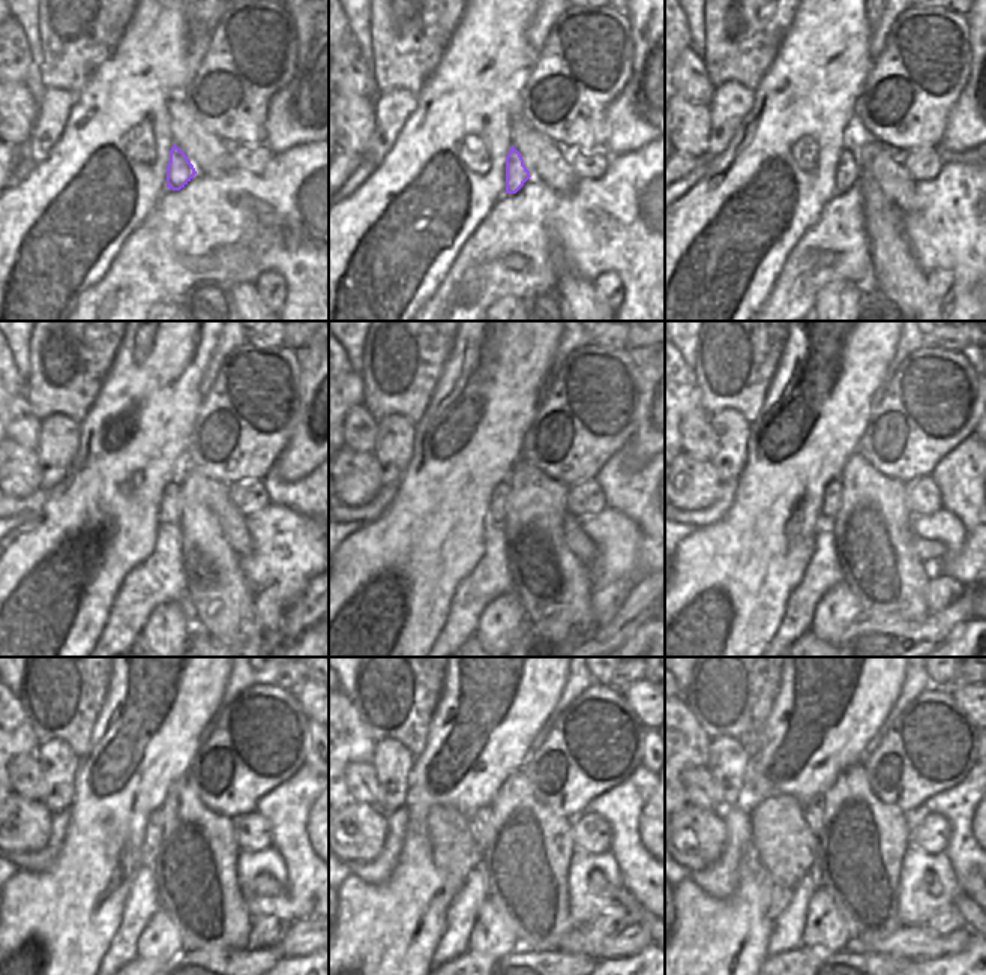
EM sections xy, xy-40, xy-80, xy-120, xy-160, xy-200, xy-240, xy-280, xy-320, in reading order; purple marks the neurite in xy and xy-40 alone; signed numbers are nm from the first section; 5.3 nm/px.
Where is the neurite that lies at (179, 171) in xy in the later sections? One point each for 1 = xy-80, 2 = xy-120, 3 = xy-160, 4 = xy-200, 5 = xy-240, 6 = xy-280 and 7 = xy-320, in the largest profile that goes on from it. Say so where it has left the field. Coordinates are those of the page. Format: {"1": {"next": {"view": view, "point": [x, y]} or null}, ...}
{"1": {"next": {"view": "xy-80", "point": [848, 171]}}, "2": {"next": {"view": "xy-120", "point": [170, 512]}}, "3": {"next": {"view": "xy-160", "point": [497, 509]}}, "4": {"next": {"view": "xy-200", "point": [832, 501]}}, "5": {"next": {"view": "xy-240", "point": [155, 827]}}, "6": {"next": {"view": "xy-280", "point": [479, 821]}}, "7": {"next": {"view": "xy-320", "point": [814, 812]}}}

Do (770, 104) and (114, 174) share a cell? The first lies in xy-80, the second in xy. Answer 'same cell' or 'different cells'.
same cell

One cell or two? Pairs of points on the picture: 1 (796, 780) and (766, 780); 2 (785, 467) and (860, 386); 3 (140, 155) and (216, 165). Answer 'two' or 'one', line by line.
1: one
2: one
3: two

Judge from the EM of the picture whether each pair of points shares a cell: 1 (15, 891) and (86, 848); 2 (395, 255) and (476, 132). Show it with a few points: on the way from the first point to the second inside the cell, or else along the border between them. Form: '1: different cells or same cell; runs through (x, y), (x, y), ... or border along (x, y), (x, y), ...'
1: same cell; runs through (33, 891), (42, 891), (68, 866)
2: same cell; runs through (413, 225), (465, 173), (465, 162)

